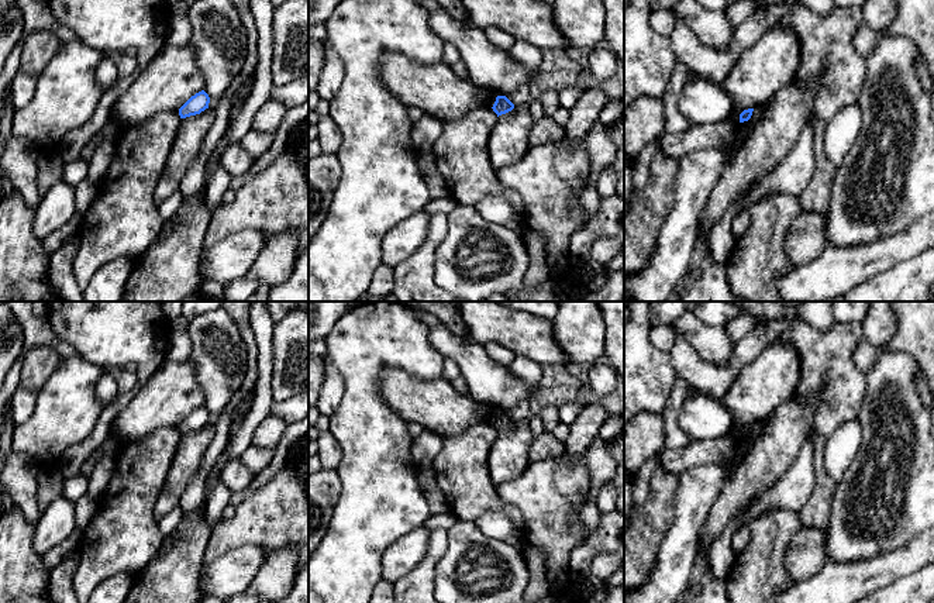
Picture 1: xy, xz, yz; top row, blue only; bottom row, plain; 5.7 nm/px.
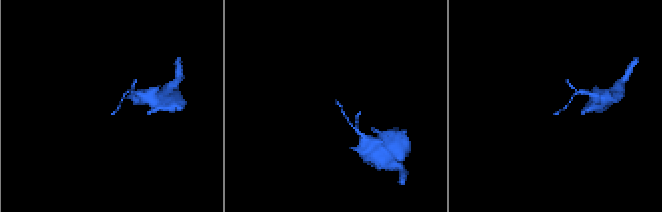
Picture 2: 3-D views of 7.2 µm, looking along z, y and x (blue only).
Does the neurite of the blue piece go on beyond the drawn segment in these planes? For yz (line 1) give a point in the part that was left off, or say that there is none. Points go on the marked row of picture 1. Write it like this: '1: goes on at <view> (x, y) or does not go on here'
1: does not go on here

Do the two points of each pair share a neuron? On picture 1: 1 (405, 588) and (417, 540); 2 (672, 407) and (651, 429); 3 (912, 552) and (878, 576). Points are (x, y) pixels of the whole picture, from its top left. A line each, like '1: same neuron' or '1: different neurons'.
1: different neurons
2: different neurons
3: same neuron

